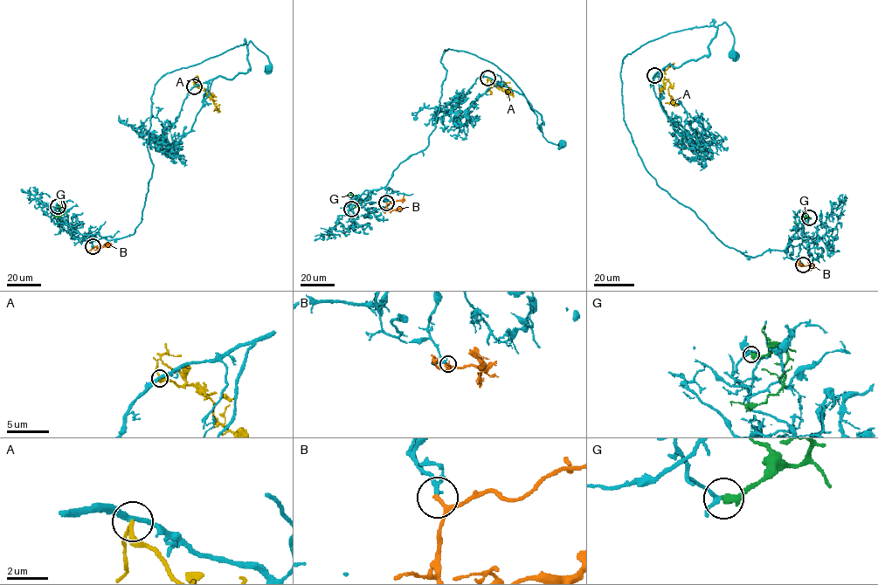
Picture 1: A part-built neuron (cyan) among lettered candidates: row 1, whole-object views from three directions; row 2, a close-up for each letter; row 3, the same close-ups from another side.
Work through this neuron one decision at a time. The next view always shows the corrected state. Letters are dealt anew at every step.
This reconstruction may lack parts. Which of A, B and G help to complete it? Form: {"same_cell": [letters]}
{"same_cell": ["B"]}

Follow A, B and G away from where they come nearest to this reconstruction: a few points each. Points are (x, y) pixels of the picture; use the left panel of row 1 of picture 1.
A: (194, 86), (208, 91), (216, 109)
B: (93, 246), (102, 247), (109, 243)
G: (58, 206), (64, 204), (65, 212), (54, 216)

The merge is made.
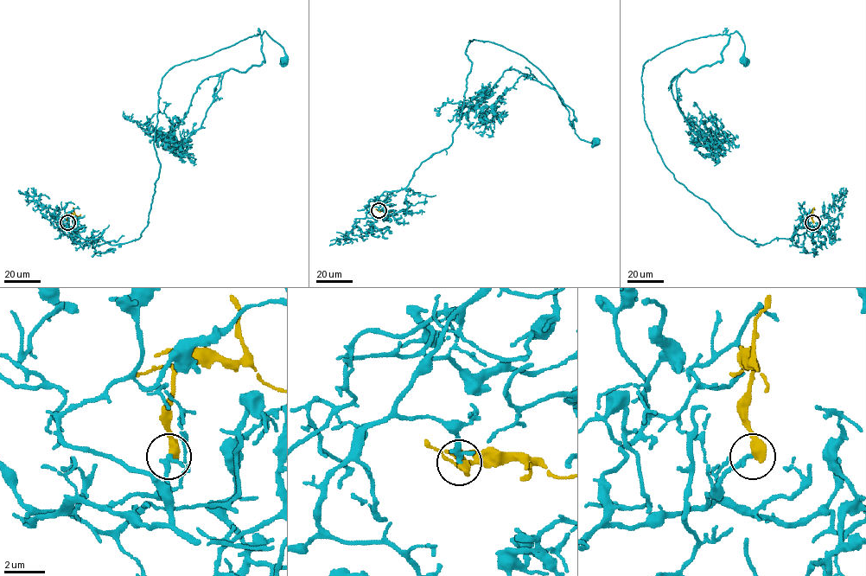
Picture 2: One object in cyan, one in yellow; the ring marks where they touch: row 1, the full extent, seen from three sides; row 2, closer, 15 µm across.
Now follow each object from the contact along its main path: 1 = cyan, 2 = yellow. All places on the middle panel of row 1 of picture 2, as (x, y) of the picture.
1: (378, 211), (379, 196), (404, 188), (451, 144), (469, 40), (521, 54), (552, 86), (576, 134), (596, 142)
2: (378, 211), (392, 211)

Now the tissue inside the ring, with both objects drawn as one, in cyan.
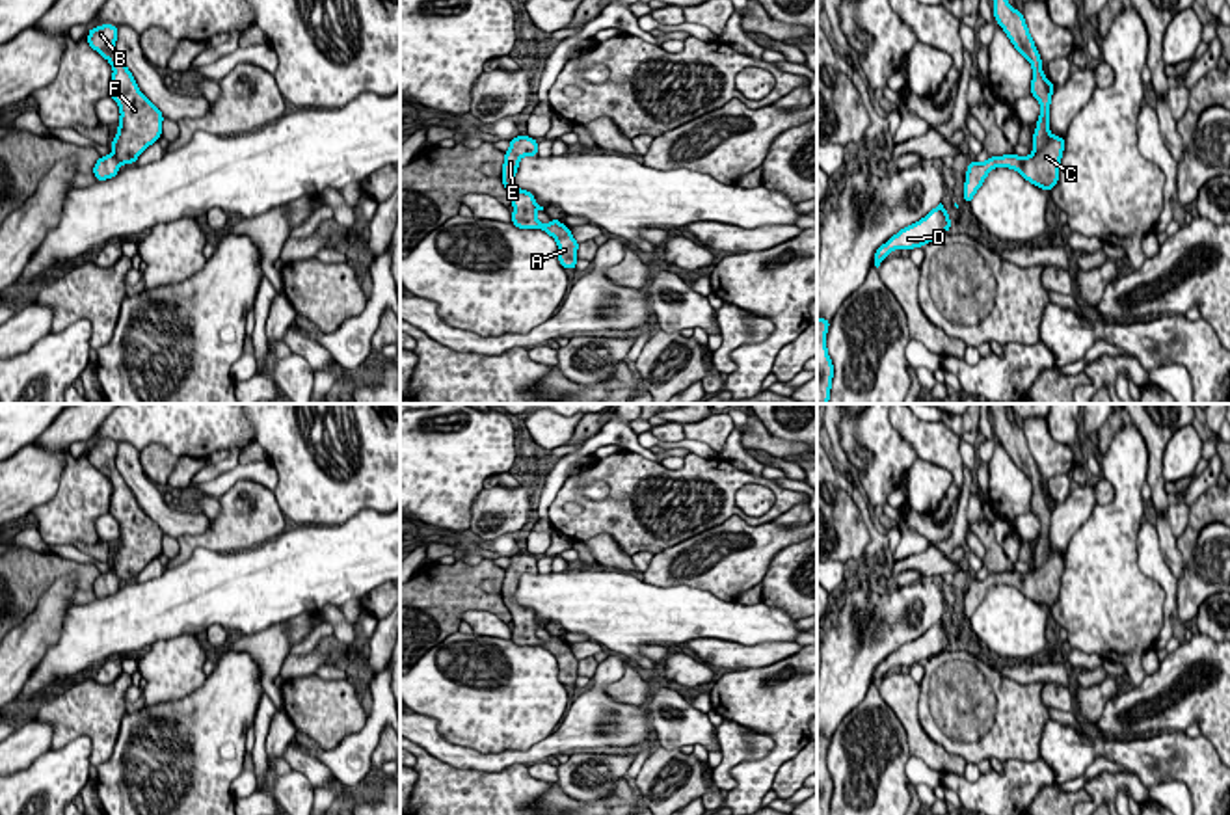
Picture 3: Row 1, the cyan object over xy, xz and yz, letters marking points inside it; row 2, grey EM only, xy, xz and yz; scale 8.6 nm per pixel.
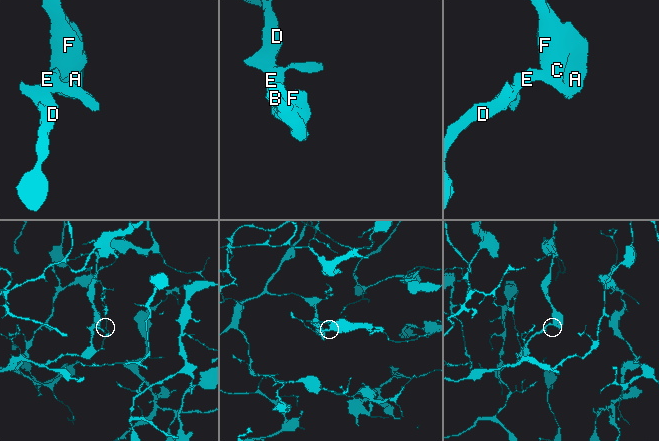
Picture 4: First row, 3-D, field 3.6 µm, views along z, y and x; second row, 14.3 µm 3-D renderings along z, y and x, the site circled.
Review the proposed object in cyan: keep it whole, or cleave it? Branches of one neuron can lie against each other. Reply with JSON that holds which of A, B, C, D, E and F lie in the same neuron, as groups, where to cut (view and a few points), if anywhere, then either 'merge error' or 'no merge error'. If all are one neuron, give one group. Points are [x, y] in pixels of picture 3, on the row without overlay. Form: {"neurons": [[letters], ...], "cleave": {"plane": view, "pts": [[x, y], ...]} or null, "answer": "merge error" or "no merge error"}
{"neurons": [["A", "B", "C", "D", "E", "F"]], "cleave": null, "answer": "no merge error"}

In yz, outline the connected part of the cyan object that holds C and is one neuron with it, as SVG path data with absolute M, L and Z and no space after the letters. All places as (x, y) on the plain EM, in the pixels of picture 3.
M988 404L994 417L994 435L1003 445L1014 465L1031 480L1033 497L1031 512L1040 521L1040 532L1033 551L1033 569L1029 573L1003 571L988 577L968 581L964 599L964 620L969 620L983 603L988 590L996 584L1018 588L1031 601L1050 608L1059 597L1059 584L1064 568L1064 554L1050 549L1050 521L1055 501L1044 493L1042 476L1033 460L1023 430L1014 426L1007 417L1007 404Z

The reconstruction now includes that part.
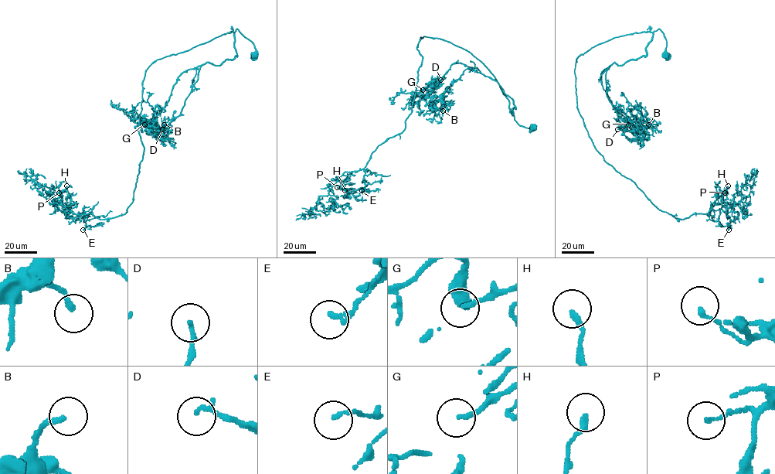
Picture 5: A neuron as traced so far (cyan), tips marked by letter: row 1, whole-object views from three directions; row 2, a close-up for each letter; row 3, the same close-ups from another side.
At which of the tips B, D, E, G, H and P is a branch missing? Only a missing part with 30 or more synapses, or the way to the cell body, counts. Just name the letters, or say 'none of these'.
B, D, G

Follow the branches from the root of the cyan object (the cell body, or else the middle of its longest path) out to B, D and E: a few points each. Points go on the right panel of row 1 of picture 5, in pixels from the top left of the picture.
B: (665, 54), (657, 28), (645, 55), (613, 62), (605, 74), (617, 115), (636, 129), (648, 124)
D: (665, 54), (657, 28), (645, 55), (602, 71), (610, 101), (627, 119), (625, 131), (617, 129)
E: (665, 54), (659, 28), (580, 54), (578, 110), (603, 160), (657, 208), (681, 219), (708, 214), (729, 230)

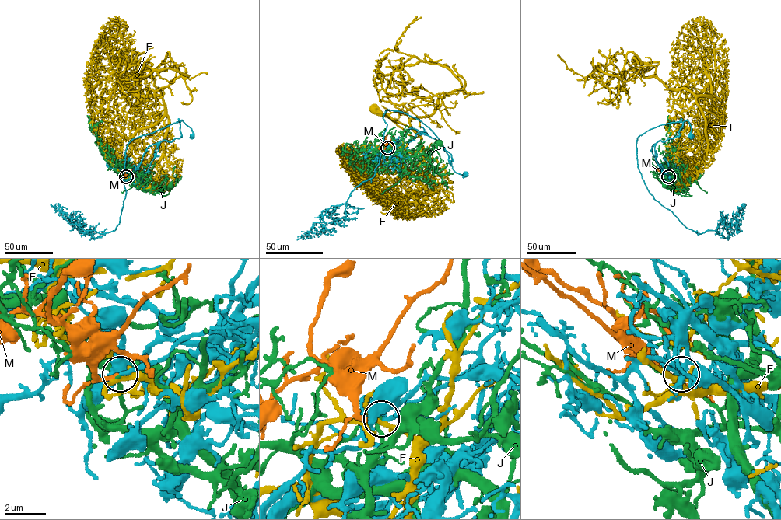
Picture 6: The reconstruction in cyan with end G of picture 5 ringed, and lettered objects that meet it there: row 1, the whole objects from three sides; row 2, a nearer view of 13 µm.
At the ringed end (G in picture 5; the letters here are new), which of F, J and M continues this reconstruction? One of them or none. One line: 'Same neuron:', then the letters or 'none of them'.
Same neuron: M

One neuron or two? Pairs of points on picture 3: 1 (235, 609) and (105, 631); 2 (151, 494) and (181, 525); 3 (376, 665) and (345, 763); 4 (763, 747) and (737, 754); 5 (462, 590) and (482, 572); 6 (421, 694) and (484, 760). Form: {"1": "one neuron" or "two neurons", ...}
{"1": "one neuron", "2": "one neuron", "3": "two neurons", "4": "one neuron", "5": "one neuron", "6": "two neurons"}

